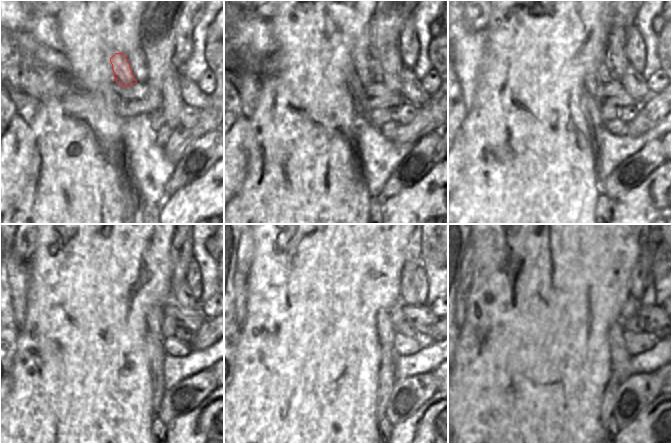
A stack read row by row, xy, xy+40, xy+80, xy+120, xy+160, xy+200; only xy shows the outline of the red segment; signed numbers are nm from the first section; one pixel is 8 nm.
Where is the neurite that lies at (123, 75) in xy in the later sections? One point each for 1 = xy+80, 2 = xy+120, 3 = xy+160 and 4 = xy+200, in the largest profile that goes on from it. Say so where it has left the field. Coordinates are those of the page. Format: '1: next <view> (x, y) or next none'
1: next xy+80 (589, 104)
2: next xy+120 (154, 342)
3: next xy+160 (385, 328)
4: next xy+200 (621, 368)

